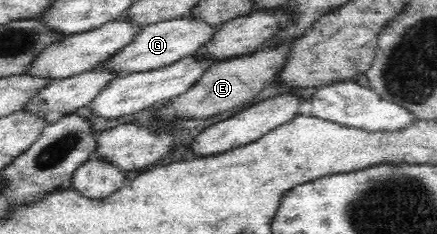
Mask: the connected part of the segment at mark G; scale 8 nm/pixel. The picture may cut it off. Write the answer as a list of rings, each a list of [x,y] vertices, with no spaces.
[[[193,17],[174,18],[144,25],[128,46],[123,46],[122,50],[118,50],[114,56],[96,67],[120,76],[162,68],[181,58],[194,55],[198,48],[210,42],[209,38],[217,28],[218,25],[212,26],[206,25],[205,22],[194,21]]]

